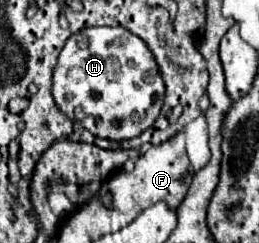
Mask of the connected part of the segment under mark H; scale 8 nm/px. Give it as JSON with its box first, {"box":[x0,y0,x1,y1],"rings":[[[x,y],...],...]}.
{"box":[52,27,164,141],"rings":[[[88,27],[74,33],[66,41],[54,69],[52,95],[60,111],[88,129],[94,137],[122,141],[140,135],[156,121],[164,99],[164,81],[160,77],[160,71],[156,69],[156,63],[152,61],[150,49],[136,35],[132,35],[124,27]]]}

